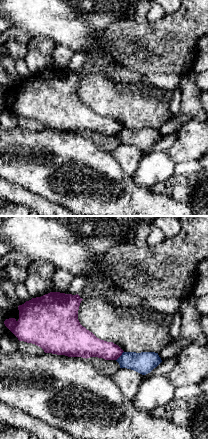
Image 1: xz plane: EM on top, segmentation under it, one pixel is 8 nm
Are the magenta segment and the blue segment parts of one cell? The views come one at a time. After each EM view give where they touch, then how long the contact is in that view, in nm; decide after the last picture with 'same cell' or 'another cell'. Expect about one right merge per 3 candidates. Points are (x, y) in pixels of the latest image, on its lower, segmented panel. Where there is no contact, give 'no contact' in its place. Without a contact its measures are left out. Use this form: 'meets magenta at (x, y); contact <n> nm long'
meets magenta at (120, 355); contact 100 nm long

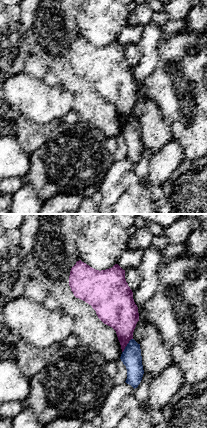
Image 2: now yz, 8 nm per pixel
meets magenta at (126, 345); contact 150 nm long

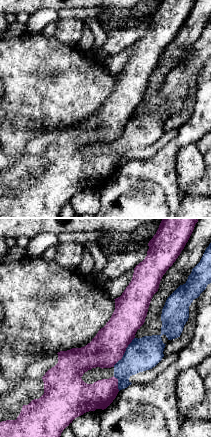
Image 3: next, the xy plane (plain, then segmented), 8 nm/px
meets magenta at (124, 352); contact 300 nm long

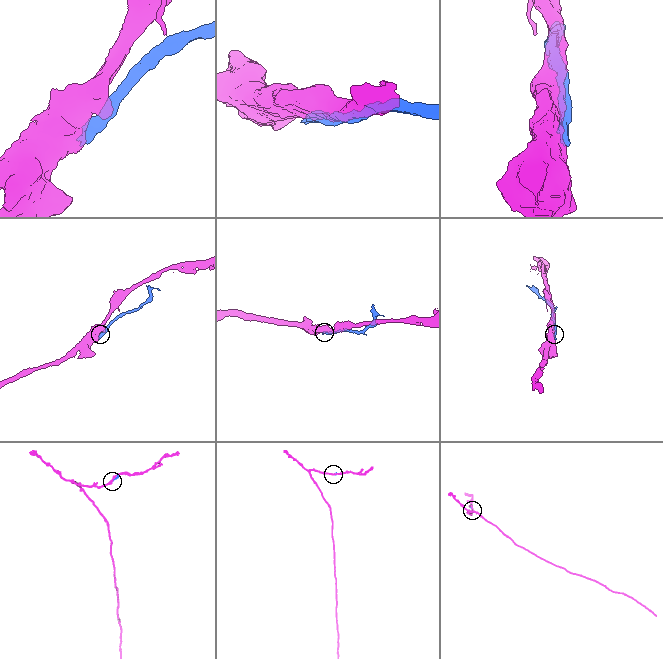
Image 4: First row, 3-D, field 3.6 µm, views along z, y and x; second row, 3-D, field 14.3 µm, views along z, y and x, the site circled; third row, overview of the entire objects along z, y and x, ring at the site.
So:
another cell

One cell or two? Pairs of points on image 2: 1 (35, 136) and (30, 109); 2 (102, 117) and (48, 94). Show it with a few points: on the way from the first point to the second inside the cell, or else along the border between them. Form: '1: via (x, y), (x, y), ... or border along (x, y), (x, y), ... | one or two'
1: border along (24, 115), (35, 122), (44, 123) | two
2: border along (62, 85), (73, 94), (73, 109) | two

